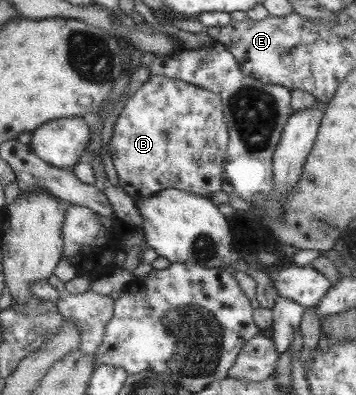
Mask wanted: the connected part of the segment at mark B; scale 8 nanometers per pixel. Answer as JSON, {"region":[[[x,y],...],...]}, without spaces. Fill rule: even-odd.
{"region":[[[155,75],[129,98],[114,124],[109,143],[111,159],[119,185],[135,200],[176,188],[212,198],[225,182],[226,158],[229,154],[230,133],[227,128],[222,96],[189,84],[175,76]]]}

